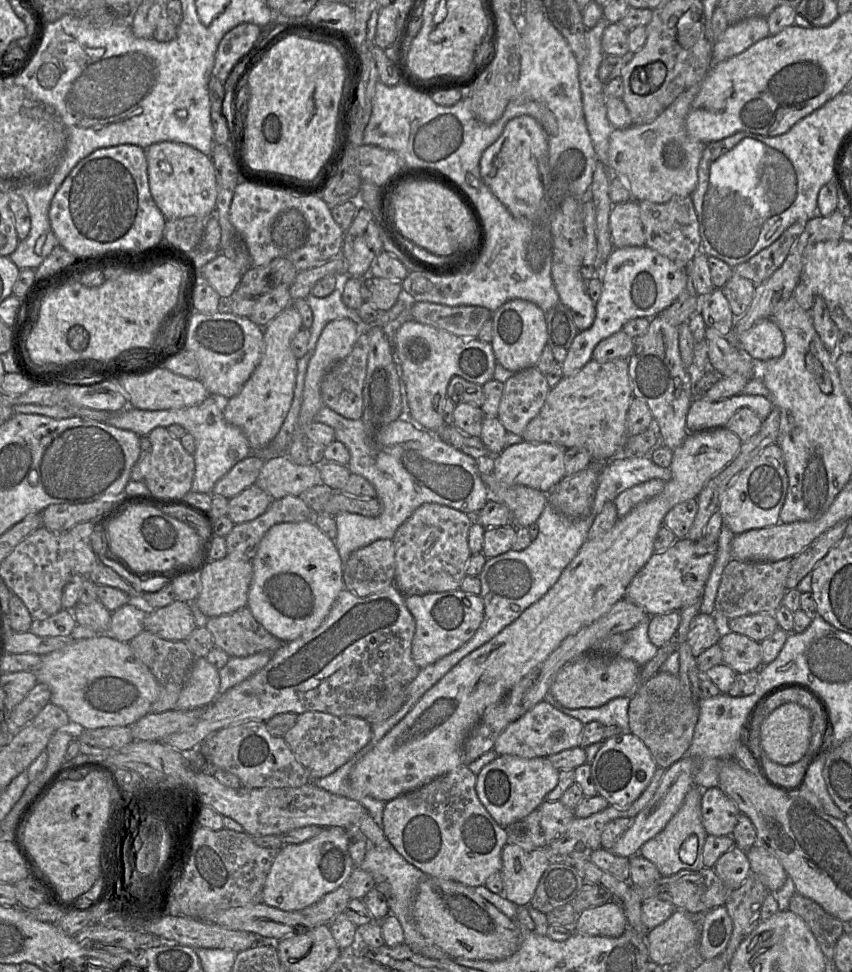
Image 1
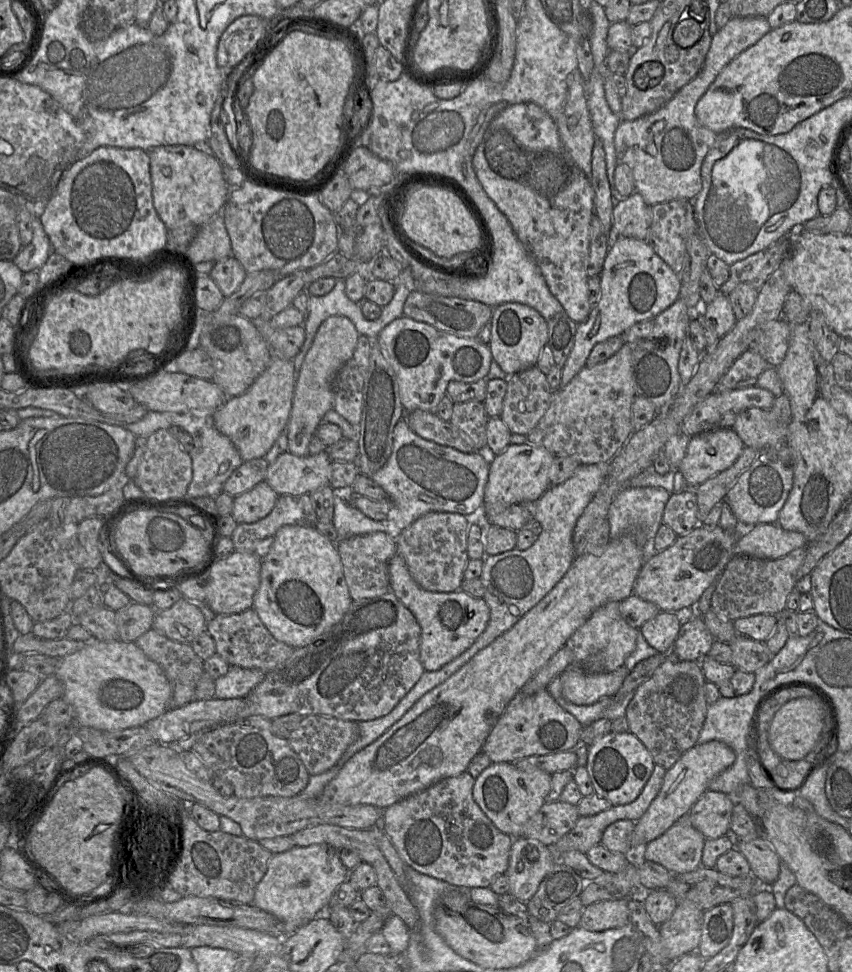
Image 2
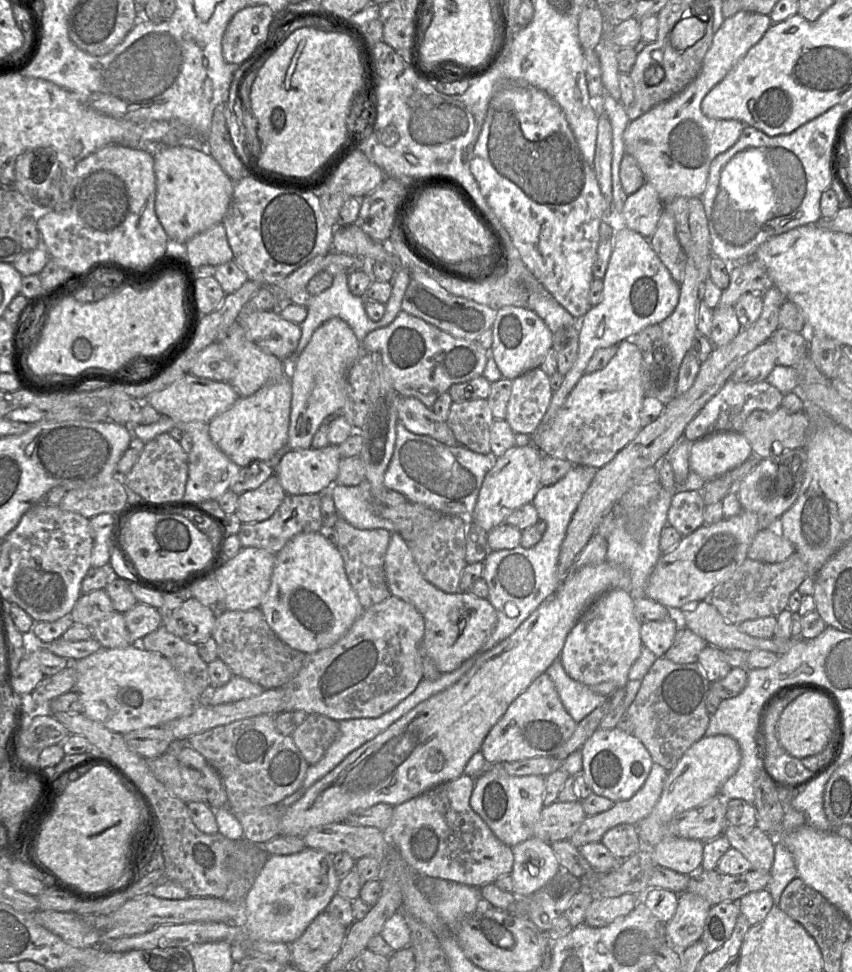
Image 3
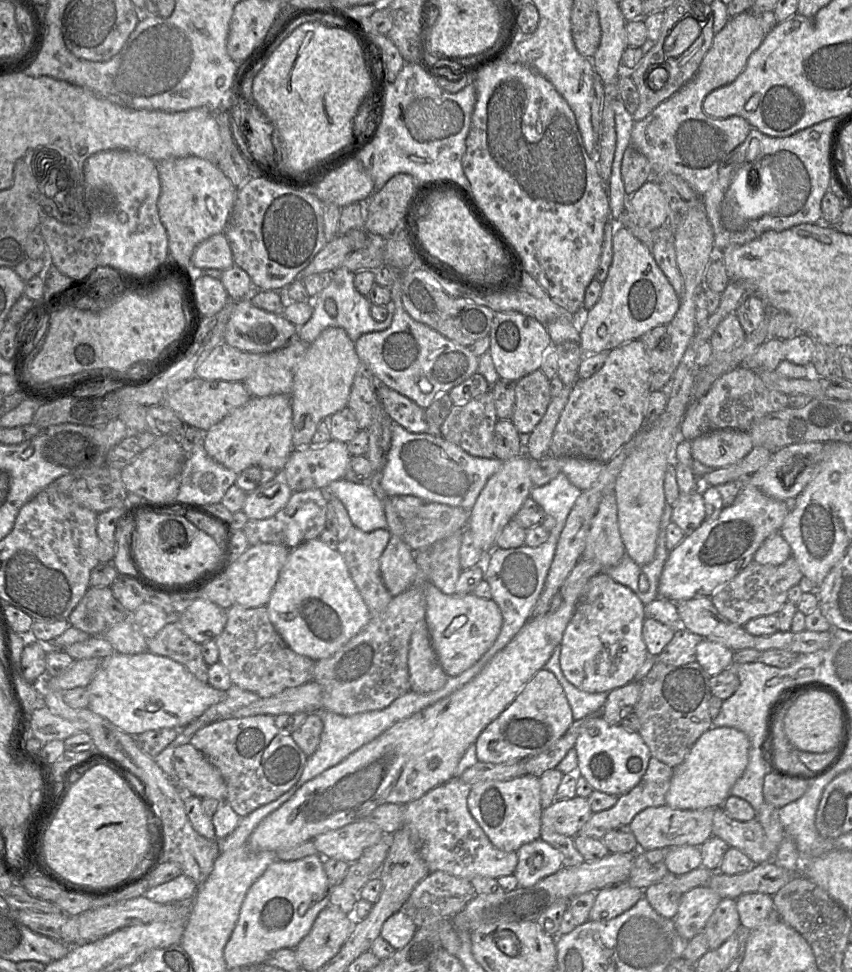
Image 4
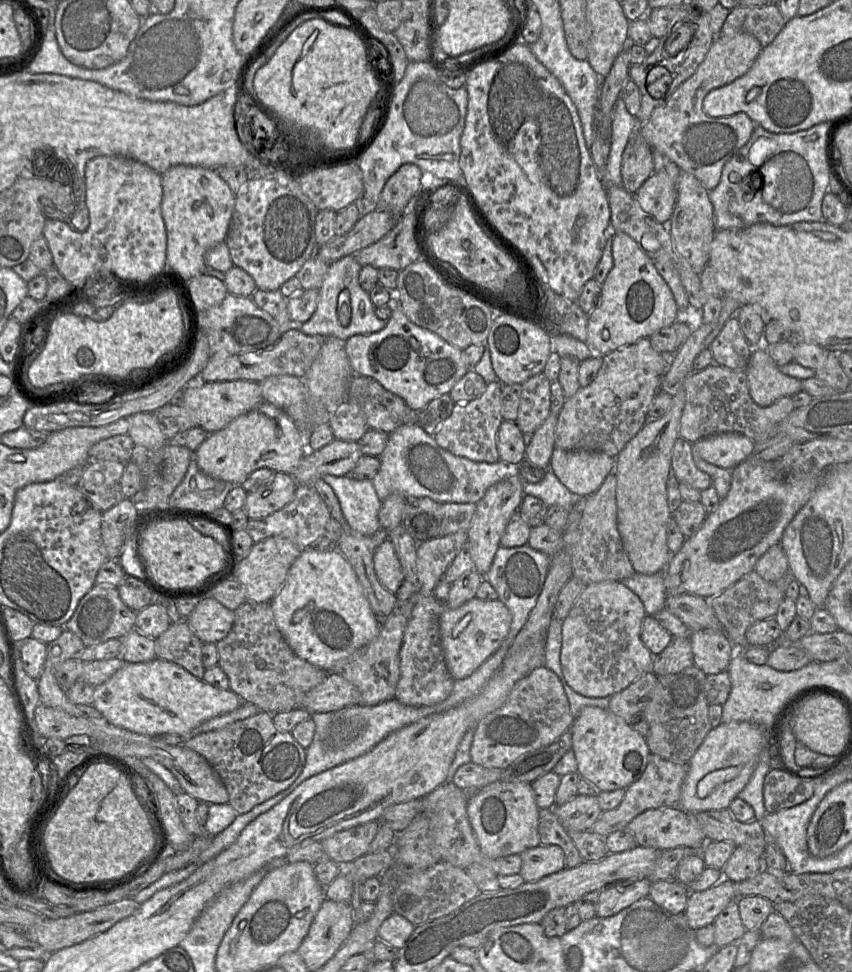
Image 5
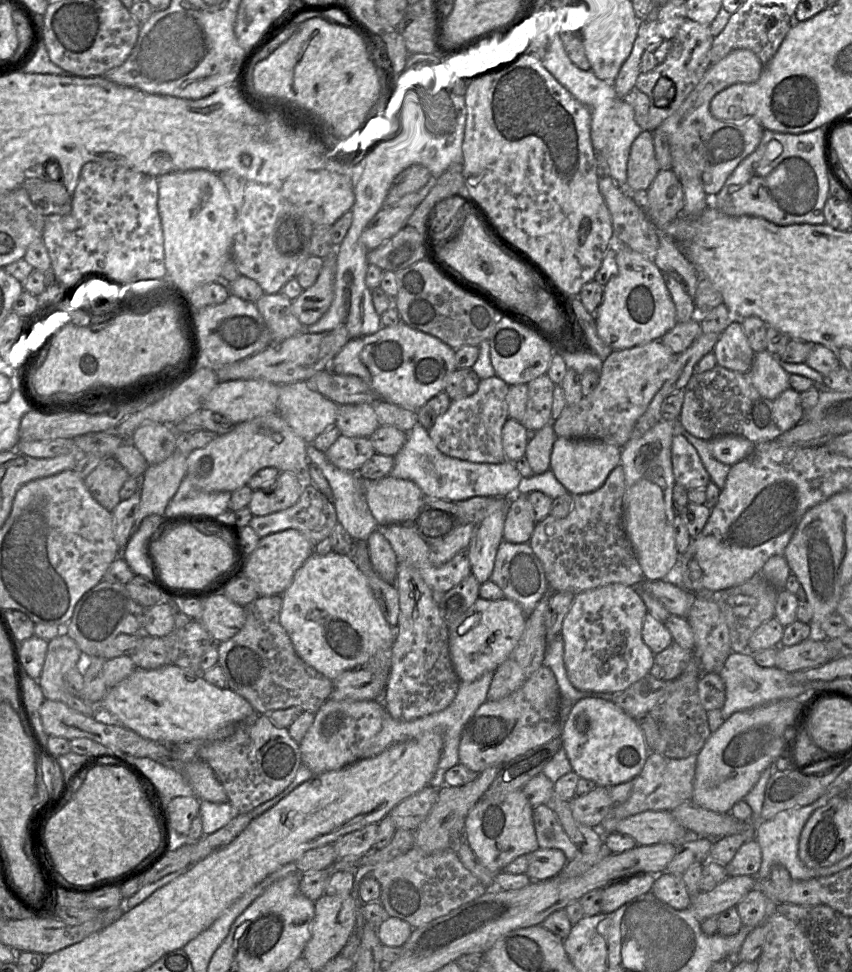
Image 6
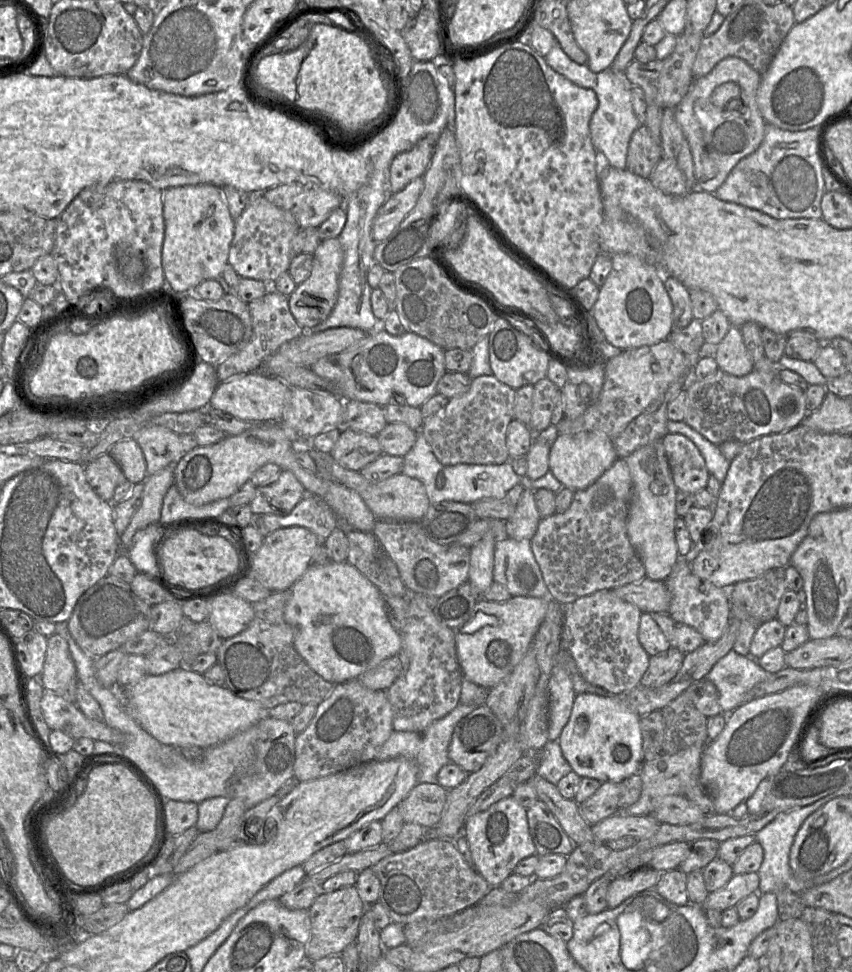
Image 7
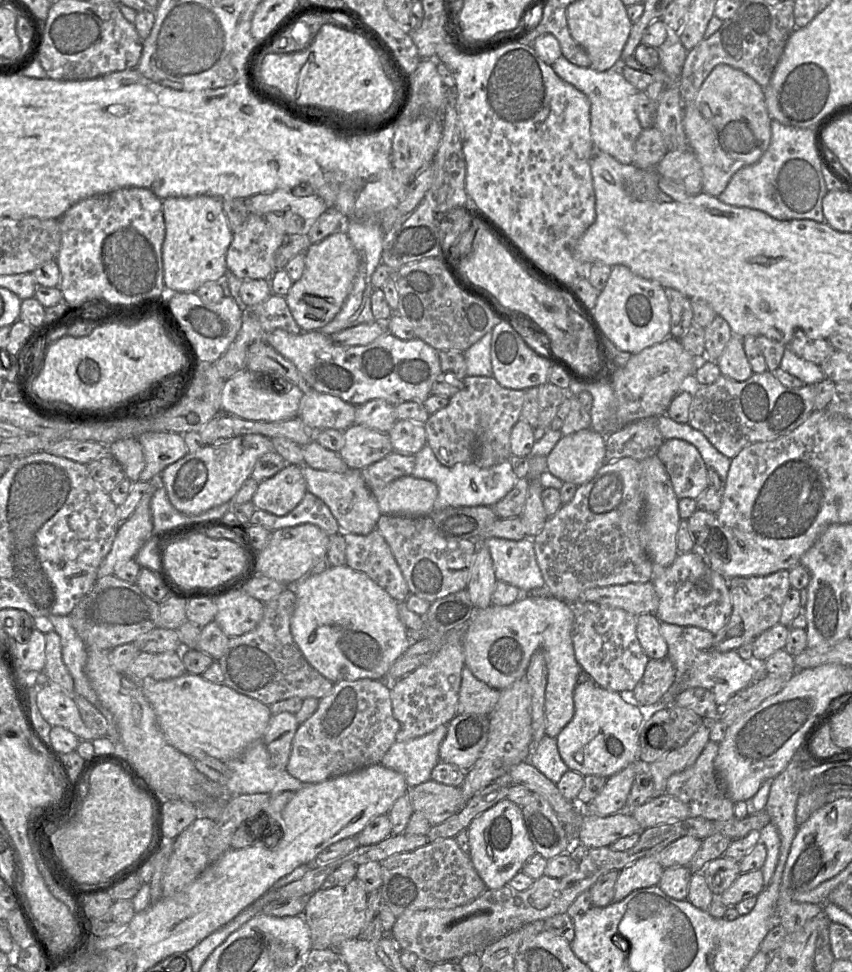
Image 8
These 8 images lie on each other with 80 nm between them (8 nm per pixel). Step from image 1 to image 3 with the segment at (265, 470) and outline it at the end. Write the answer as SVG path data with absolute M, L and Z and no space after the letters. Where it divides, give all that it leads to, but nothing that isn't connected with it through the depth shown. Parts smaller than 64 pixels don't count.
M331 444L320 449L290 449L274 474L286 495L320 493L335 484L341 459L338 446Z

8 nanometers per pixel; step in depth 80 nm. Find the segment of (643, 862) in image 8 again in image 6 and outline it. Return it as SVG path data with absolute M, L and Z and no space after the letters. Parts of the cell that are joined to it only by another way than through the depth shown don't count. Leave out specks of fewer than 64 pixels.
M637 874L609 884L602 890L602 913L612 913L636 897L651 892L656 876Z

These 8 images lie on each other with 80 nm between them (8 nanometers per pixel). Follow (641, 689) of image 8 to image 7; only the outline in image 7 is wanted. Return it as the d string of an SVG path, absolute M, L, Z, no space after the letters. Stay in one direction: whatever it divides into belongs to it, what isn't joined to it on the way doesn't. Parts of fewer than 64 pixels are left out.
M670 646L665 652L650 656L649 666L640 685L655 689L668 684L680 670L684 656L685 654L675 646Z

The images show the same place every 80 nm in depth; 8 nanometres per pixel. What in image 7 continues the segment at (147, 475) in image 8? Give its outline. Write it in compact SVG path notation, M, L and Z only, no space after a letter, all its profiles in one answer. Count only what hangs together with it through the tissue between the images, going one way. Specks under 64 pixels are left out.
M153 426L143 429L131 438L139 444L143 452L147 476L169 465L175 465L185 454L179 436L168 428Z

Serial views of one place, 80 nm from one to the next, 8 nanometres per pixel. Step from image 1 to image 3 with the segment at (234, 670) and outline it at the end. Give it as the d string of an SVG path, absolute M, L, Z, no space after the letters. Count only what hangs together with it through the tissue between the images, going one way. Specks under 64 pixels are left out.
M232 675L229 682L220 688L211 688L210 686L206 689L205 703L199 704L210 704L220 705L236 702L243 699L252 698L263 693L265 689L245 678Z

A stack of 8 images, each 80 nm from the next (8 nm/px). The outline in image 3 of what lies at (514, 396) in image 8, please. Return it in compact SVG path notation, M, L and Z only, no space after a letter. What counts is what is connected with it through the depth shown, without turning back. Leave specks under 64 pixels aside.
M487 399L453 402L447 425L462 446L479 454L490 454L490 431L494 421Z

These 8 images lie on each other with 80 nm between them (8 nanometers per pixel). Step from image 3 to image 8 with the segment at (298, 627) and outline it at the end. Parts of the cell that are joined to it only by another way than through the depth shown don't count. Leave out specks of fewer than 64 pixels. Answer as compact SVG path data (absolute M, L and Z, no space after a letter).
M347 565L331 566L320 574L306 576L294 585L294 592L297 597L291 619L294 642L307 662L334 684L358 679L384 680L392 664L412 643L399 618L398 602L365 573Z

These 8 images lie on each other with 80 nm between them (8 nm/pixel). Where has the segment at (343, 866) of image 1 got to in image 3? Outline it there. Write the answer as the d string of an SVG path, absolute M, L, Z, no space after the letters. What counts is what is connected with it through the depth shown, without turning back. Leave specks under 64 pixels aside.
M306 848L302 852L292 855L269 856L243 900L246 914L245 929L250 941L289 944L301 937L312 921L326 910L333 896L337 893L340 877L335 871L333 856L311 848Z

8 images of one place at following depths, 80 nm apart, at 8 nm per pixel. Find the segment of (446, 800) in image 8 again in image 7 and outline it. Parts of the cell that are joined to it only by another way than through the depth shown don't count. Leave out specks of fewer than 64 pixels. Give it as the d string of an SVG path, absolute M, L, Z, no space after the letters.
M418 783L397 807L404 823L432 829L441 819L447 792L438 783Z

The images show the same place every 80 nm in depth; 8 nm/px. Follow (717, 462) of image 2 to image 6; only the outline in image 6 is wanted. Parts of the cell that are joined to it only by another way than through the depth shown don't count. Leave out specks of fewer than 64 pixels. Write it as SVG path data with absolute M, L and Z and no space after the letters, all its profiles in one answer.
M724 435L708 440L711 455L719 462L732 466L747 457L755 444L750 440L735 435Z

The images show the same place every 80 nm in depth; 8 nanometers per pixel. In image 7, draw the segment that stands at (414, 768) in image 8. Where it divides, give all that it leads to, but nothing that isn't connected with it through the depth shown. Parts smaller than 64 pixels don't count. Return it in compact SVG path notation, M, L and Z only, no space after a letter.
M459 703L450 713L430 724L427 728L417 732L393 731L389 739L383 744L376 760L386 761L404 757L415 762L418 766L418 783L436 784L439 770L450 762L448 750L452 734L458 722L474 711L476 707Z

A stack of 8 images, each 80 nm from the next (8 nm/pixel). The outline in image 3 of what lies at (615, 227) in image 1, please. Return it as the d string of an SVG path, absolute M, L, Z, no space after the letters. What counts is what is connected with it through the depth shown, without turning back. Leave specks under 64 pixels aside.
M647 181L634 193L627 195L621 210L625 227L649 239L663 212L663 201Z

